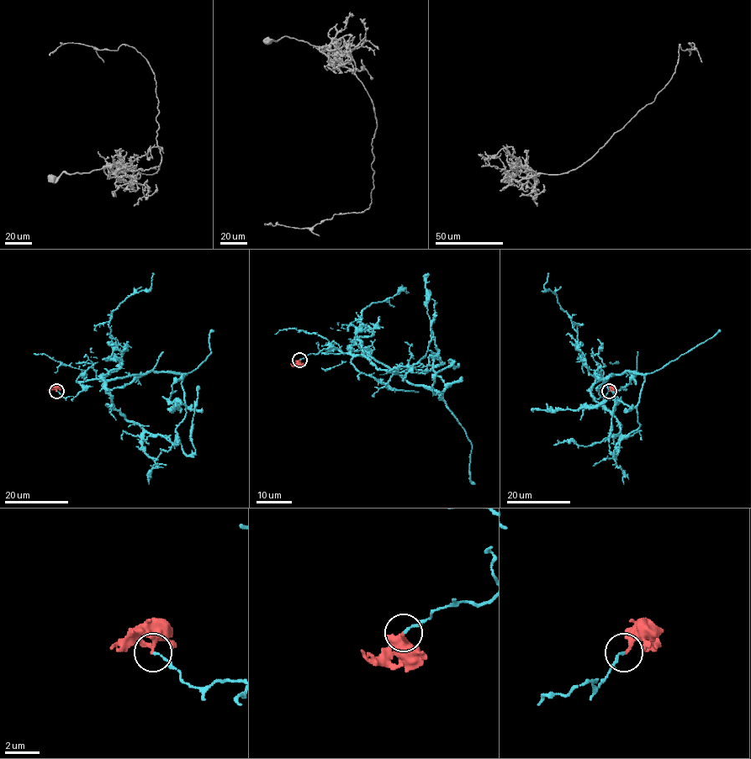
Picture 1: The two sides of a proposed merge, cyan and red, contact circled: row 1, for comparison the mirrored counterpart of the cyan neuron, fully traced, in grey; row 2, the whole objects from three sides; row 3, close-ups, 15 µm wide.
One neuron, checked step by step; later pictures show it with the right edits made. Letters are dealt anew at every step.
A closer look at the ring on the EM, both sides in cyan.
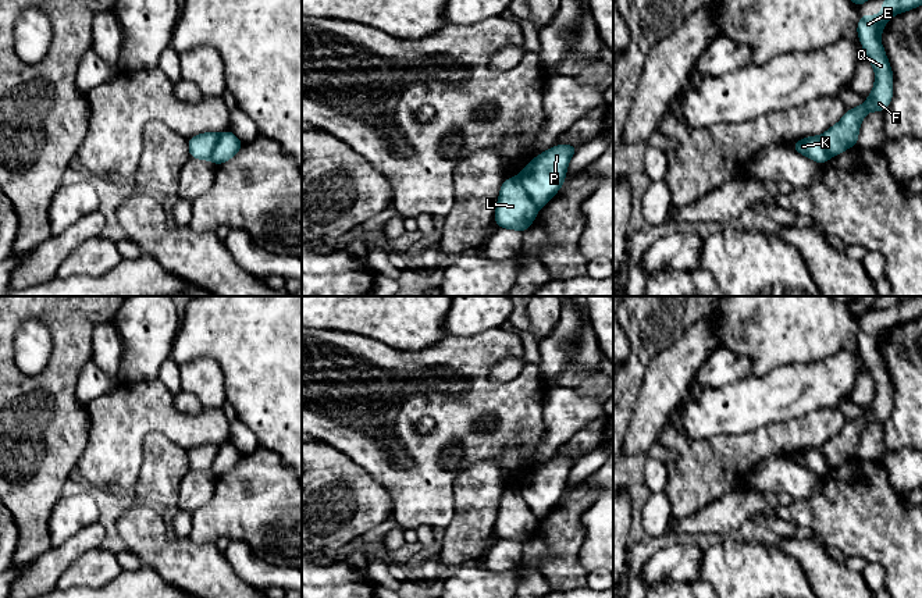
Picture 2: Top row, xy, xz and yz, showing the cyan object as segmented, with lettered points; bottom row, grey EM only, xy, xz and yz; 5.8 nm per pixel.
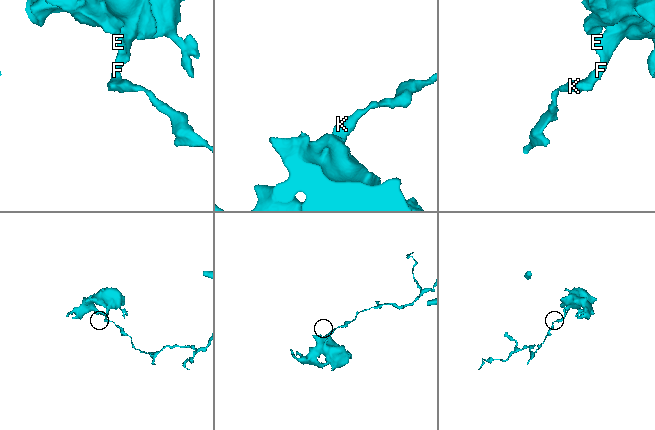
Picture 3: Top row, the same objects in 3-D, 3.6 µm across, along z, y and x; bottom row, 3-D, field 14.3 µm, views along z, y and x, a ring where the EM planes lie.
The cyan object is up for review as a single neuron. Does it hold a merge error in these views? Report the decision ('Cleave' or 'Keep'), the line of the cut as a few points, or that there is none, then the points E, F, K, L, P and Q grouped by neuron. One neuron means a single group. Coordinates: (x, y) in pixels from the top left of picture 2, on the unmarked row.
Cleave. Split along xz (516, 488), (538, 519). Groups: E F L Q / K P

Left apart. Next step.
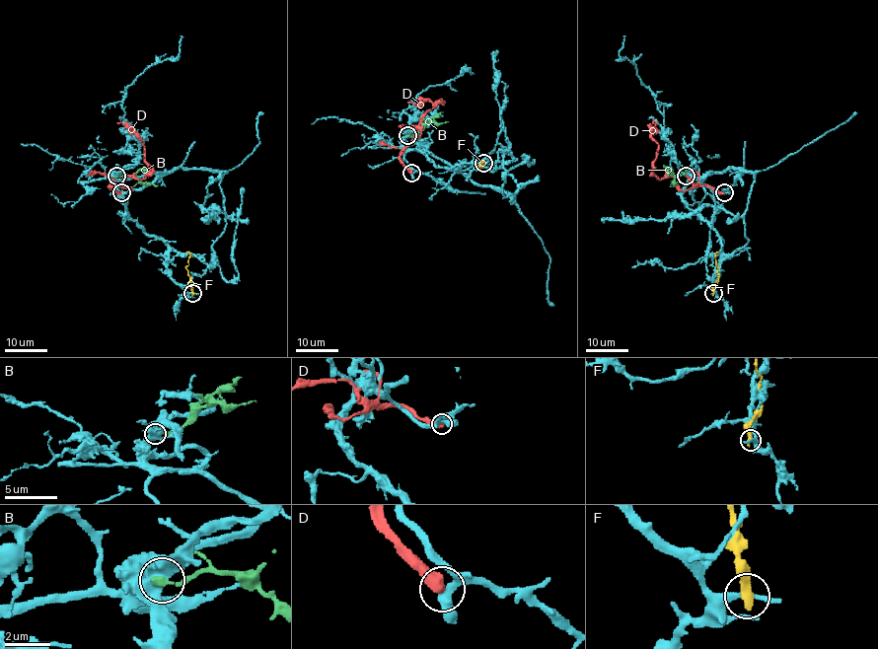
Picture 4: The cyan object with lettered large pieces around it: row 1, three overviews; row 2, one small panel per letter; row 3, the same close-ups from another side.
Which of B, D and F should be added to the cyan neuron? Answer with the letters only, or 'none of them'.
none of them

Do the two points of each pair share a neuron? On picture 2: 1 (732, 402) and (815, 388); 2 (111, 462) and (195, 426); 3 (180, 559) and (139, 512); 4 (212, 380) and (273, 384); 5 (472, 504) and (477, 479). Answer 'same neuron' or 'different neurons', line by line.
1: same neuron
2: same neuron
3: same neuron
4: different neurons
5: same neuron

